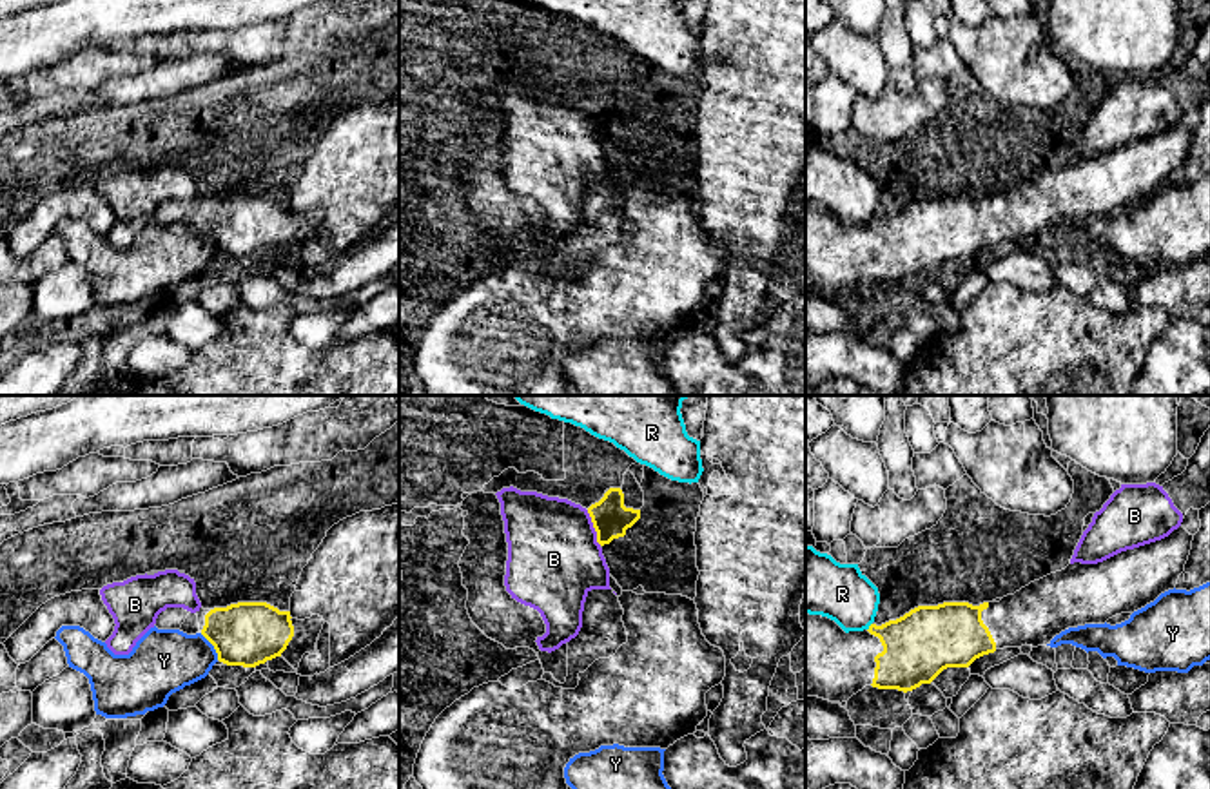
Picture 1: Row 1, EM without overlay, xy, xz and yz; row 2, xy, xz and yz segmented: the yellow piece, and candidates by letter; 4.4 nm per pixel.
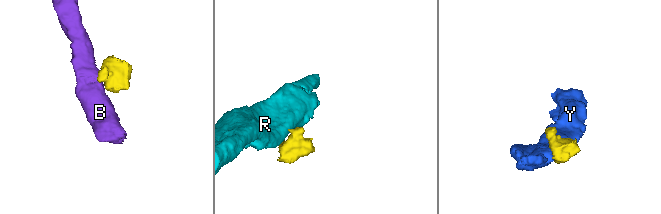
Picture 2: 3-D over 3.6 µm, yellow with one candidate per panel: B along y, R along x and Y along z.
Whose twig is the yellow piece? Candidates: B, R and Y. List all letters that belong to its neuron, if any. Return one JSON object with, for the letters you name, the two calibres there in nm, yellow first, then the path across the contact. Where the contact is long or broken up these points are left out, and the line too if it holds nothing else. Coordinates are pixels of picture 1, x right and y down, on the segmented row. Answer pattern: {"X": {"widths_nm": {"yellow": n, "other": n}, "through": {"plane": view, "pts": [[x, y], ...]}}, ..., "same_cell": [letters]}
{"same_cell": []}

